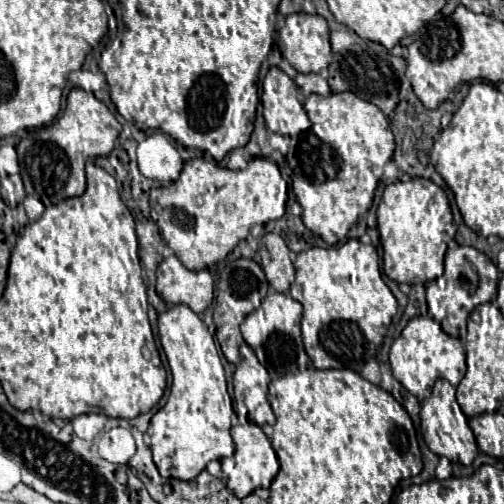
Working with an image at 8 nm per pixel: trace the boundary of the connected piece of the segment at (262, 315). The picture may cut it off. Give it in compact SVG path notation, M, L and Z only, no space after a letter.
M270 291L262 299L260 309L250 313L240 327L244 341L254 349L258 361L268 369L272 379L294 373L298 369L298 357L304 355L300 337L300 317L302 317L302 305L298 301L294 301L286 293Z

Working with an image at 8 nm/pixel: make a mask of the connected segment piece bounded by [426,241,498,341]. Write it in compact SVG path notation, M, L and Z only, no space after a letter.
M452 241L445 253L443 275L426 287L428 311L432 319L438 321L450 337L458 337L460 341L464 341L466 319L470 311L480 303L492 301L492 297L496 295L496 285L498 285L498 269L490 261L490 257L474 247L462 247L456 241Z

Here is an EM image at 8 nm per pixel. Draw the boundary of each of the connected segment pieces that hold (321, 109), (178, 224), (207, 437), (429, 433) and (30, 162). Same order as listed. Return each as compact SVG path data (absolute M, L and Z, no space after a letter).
M350 91L328 97L310 95L304 101L304 111L312 127L308 141L296 143L288 157L292 187L302 205L304 225L322 237L326 245L336 245L348 235L358 217L370 209L378 179L394 153L394 135L384 113Z
M264 157L252 159L248 167L242 171L232 171L204 159L192 159L184 163L184 169L174 183L150 191L150 213L166 245L174 251L174 255L182 261L182 265L190 271L200 271L206 269L208 265L226 259L228 253L250 235L250 229L256 223L264 225L268 221L280 219L285 214L287 194L288 182L280 175L276 163Z
M174 305L158 317L160 343L172 372L170 397L150 419L148 445L162 477L192 481L206 469L208 461L224 459L234 453L230 437L232 399L226 391L224 367L220 363L214 335L204 321L186 305Z
M438 379L434 383L430 397L422 405L422 409L420 409L420 431L424 435L428 449L440 457L450 459L452 463L470 465L474 461L474 457L478 455L478 445L474 439L474 433L468 427L466 415L460 411L460 405L456 403L456 389L446 379Z
M74 87L68 93L64 113L52 125L30 133L16 147L26 193L38 195L44 205L54 205L68 197L80 197L86 191L85 164L88 157L108 155L114 149L120 131L122 125L102 101L92 93Z

